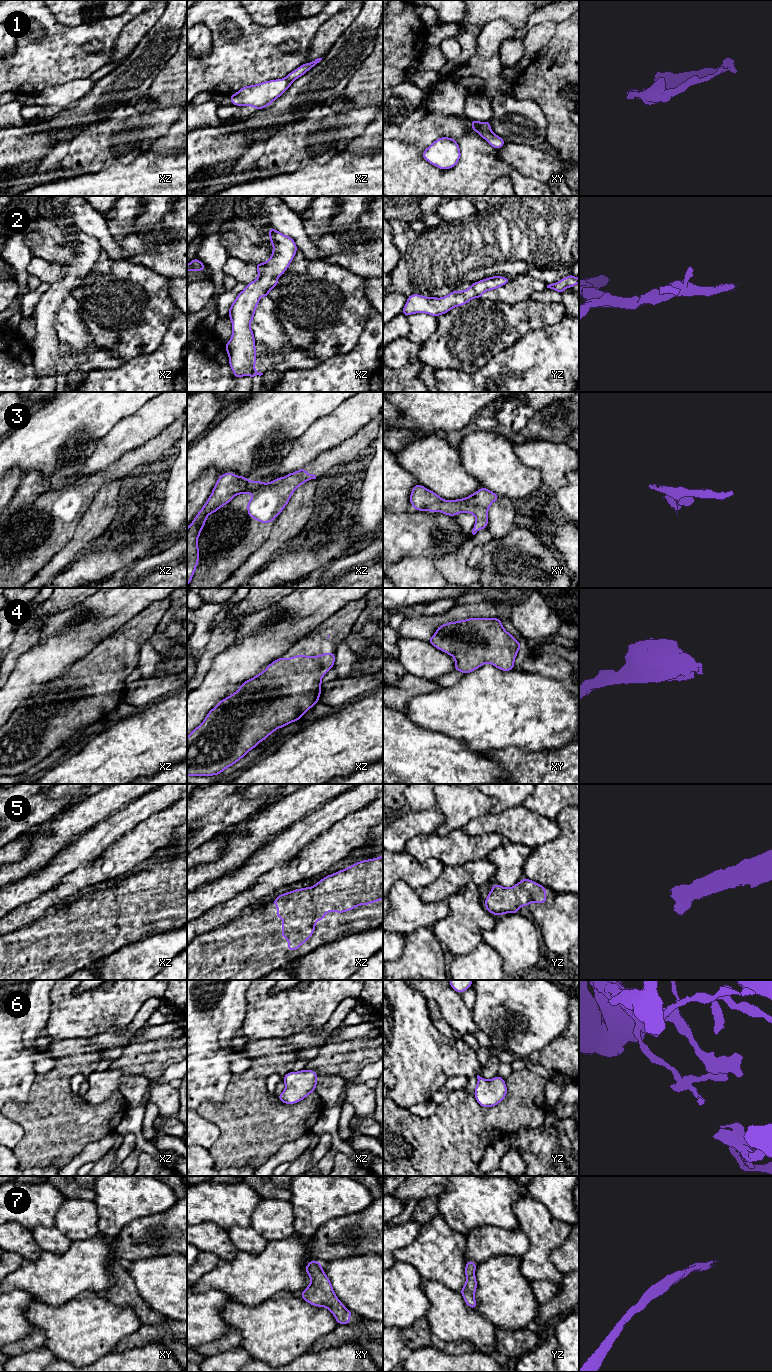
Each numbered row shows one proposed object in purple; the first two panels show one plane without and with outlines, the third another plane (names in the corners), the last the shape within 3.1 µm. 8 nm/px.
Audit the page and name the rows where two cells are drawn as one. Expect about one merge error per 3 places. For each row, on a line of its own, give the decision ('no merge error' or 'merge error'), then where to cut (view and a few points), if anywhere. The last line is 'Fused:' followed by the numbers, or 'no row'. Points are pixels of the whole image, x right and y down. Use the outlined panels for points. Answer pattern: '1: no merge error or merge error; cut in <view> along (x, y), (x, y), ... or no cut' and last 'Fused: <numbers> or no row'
1: merge error; cut in xy along (480, 123), (484, 130), (491, 133)
2: no merge error; no cut
3: merge error; cut in xz along (249, 481), (239, 493)
4: no merge error; no cut
5: no merge error; no cut
6: no merge error; no cut
7: no merge error; no cut
Fused: 1, 3

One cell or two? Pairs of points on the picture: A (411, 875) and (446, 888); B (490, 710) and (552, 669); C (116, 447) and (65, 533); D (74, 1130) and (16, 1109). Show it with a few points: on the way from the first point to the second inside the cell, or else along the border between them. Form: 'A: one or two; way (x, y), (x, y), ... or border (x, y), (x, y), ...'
A: two; border (445, 865), (440, 876), (419, 891)
B: two; border (521, 670), (539, 673), (565, 683)
C: two; border (109, 466), (81, 478)
D: one; way (60, 1126), (57, 1126), (48, 1117), (30, 1115)

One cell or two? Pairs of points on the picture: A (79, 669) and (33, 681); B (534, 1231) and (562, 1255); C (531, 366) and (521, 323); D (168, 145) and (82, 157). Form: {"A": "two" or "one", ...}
{"A": "two", "B": "two", "C": "two", "D": "two"}

